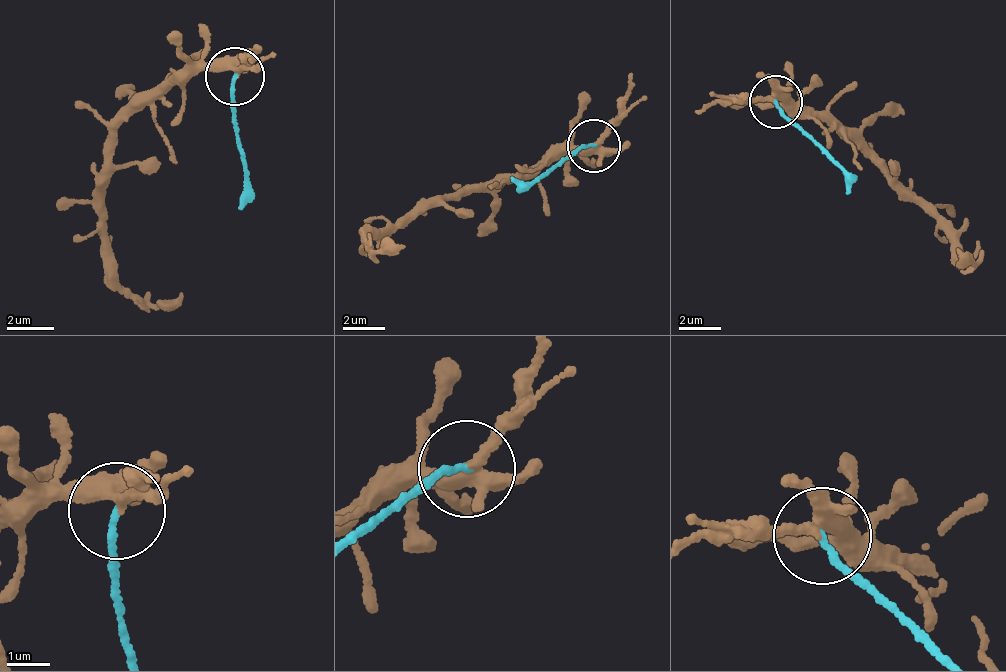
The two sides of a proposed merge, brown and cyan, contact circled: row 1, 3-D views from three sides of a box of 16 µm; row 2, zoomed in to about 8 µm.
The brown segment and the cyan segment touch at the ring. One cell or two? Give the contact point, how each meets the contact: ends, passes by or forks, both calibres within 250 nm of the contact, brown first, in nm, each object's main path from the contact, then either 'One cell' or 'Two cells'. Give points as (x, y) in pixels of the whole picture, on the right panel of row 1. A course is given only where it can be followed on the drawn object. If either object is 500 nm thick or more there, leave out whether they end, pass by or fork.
Place: (776, 102). At the ring brown forks. At the ring cyan ends. Thickness 240 nm (brown) against 150 nm. Course of brown: (774, 100), (806, 114), (858, 150), (924, 205), (938, 230), (969, 263), (972, 262), (955, 247). Course of cyan: (774, 100), (852, 192). Two cells

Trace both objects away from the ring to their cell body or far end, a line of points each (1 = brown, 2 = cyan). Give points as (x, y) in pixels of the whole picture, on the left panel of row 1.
1: (235, 74), (168, 76), (121, 120), (101, 234), (119, 283), (135, 295), (151, 302), (181, 290)
2: (235, 74), (241, 209)

